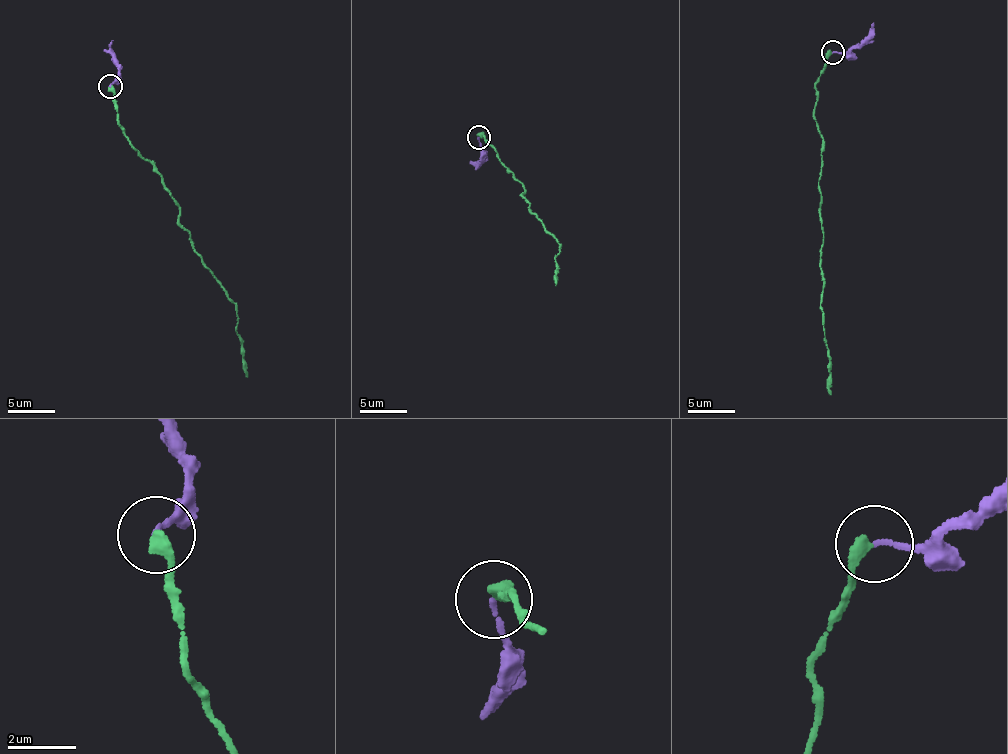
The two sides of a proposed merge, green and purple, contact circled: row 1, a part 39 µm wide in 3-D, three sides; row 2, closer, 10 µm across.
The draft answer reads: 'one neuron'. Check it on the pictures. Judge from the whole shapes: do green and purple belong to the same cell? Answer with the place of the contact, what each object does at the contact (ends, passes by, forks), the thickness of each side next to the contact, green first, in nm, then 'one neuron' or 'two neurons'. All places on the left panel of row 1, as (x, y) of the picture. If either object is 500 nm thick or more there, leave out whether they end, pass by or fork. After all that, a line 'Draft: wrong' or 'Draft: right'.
place (110, 86); green ends; purple ends; calibres 400 and 140 nm; two neurons
Draft: wrong

